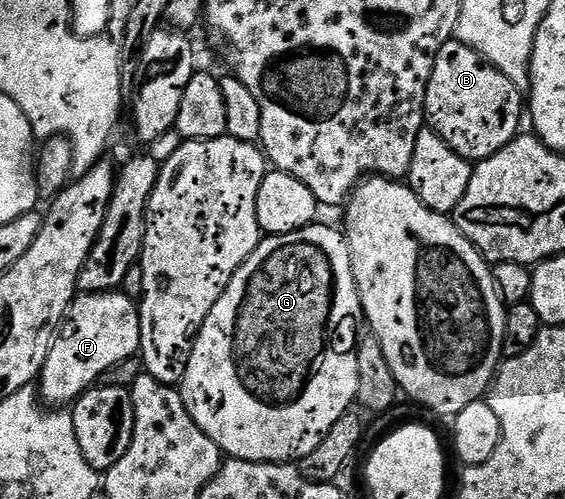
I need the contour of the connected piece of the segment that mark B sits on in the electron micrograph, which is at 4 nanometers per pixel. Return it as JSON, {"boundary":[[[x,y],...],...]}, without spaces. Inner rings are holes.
{"boundary":[[[452,41],[443,46],[441,53],[437,53],[437,61],[433,65],[425,93],[425,123],[430,130],[436,131],[445,145],[449,145],[449,149],[453,149],[453,153],[468,161],[493,157],[493,153],[505,149],[505,145],[509,145],[520,134],[519,122],[522,119],[524,122],[524,92],[519,91],[517,85],[513,85],[513,81],[505,77],[505,73],[498,71],[492,63],[486,63],[473,49],[469,49],[469,45]]]}

